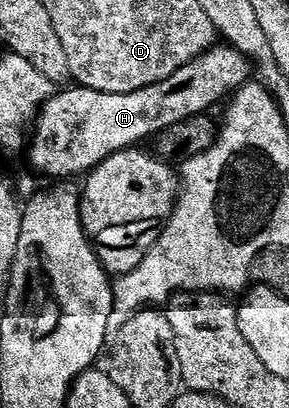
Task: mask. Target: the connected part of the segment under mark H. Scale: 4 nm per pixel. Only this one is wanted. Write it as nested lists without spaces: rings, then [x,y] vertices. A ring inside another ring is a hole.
[[[214,46],[175,70],[171,78],[131,94],[107,94],[80,86],[58,91],[40,108],[27,148],[29,160],[39,171],[53,176],[49,178],[84,177],[111,154],[140,145],[148,136],[155,138],[175,122],[206,115],[221,99],[244,89],[249,72],[251,76],[249,57],[230,46]]]

